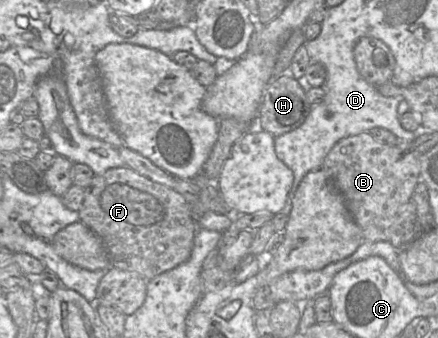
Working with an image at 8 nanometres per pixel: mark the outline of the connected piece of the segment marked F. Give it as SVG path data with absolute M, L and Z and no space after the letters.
M126 166L95 175L84 190L80 222L102 240L111 267L151 280L189 259L198 225L190 204L178 192Z

